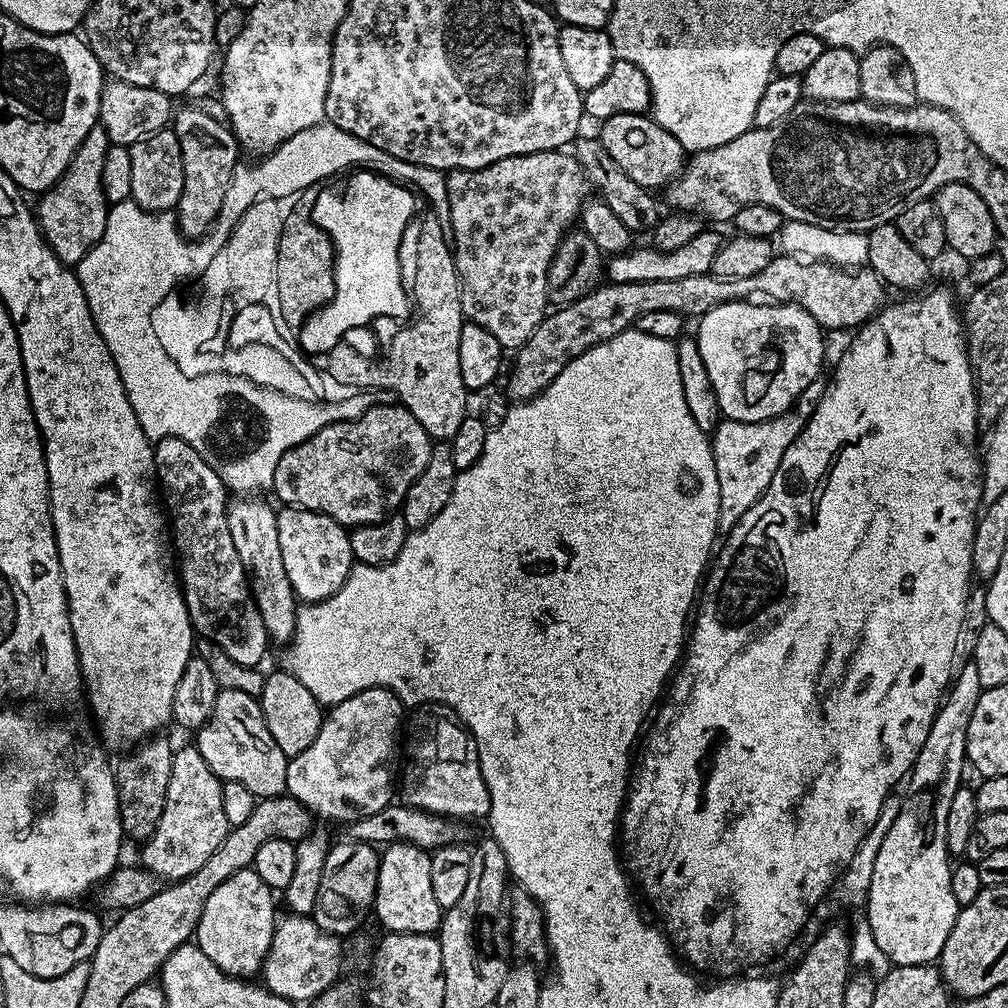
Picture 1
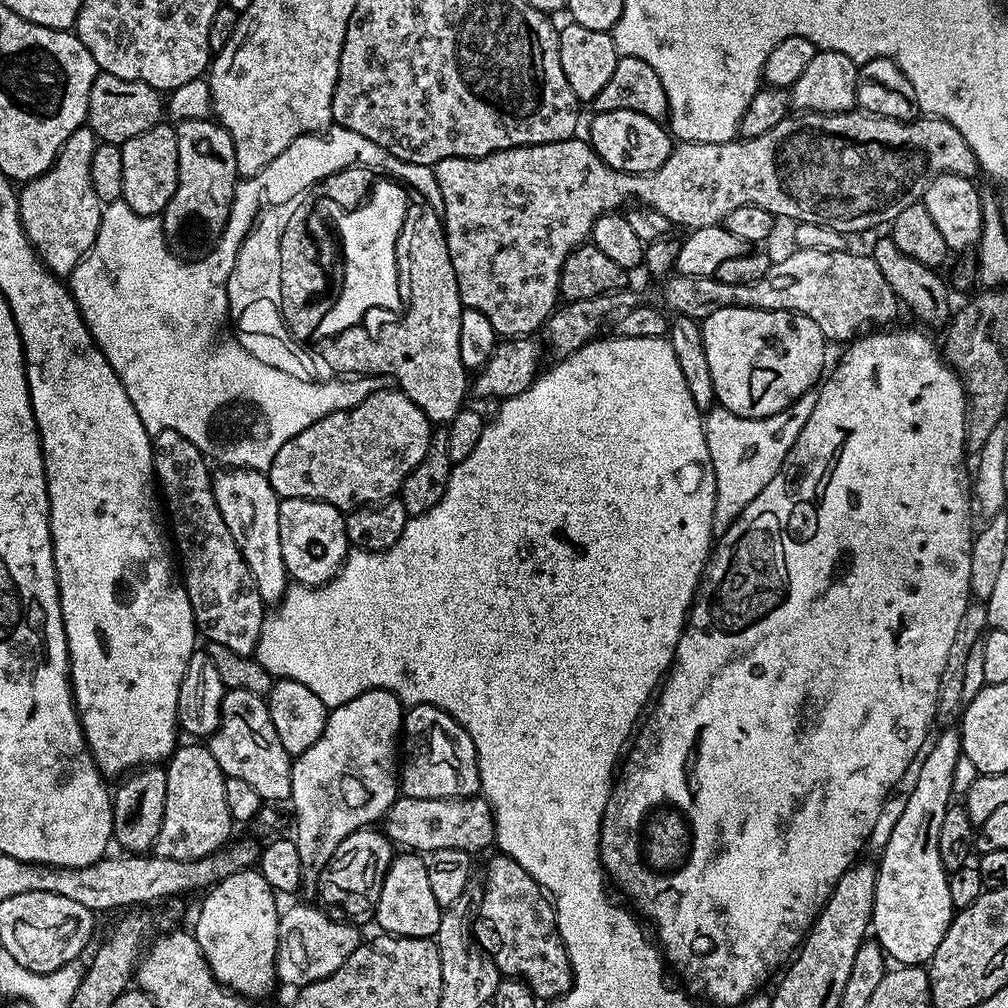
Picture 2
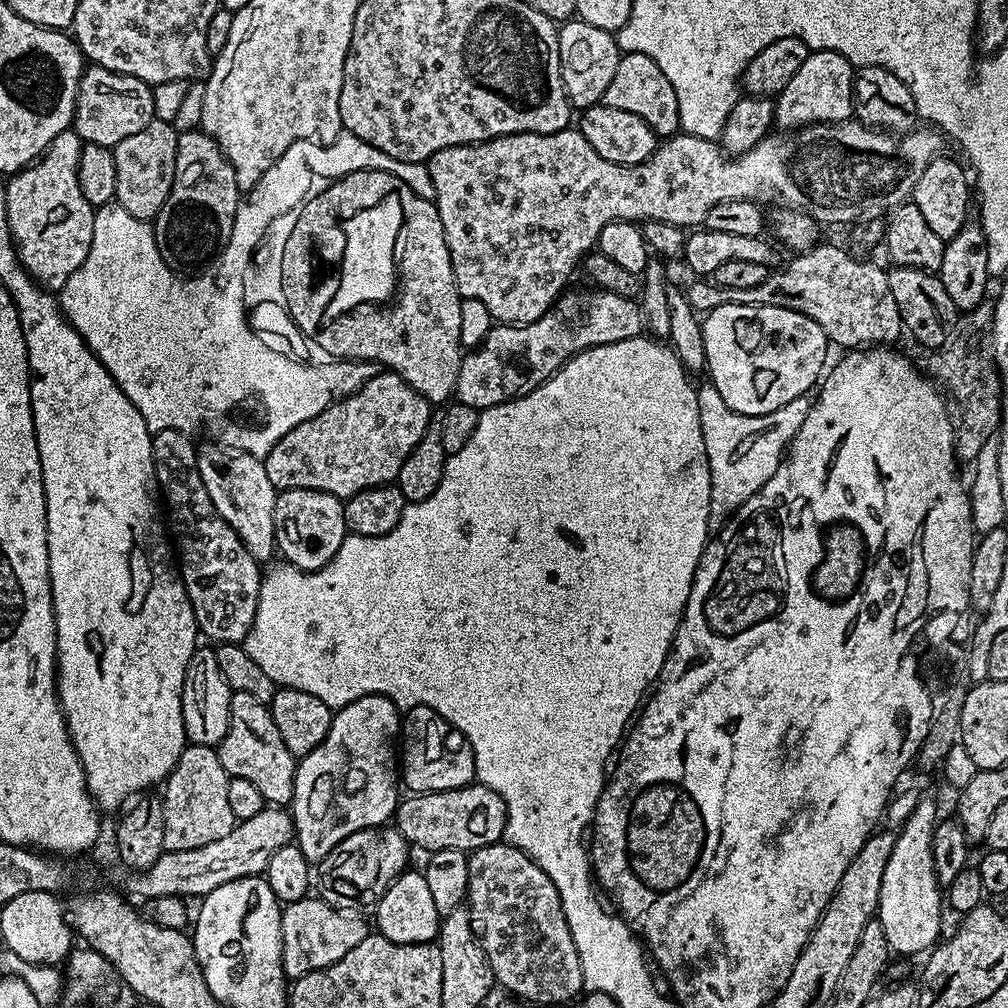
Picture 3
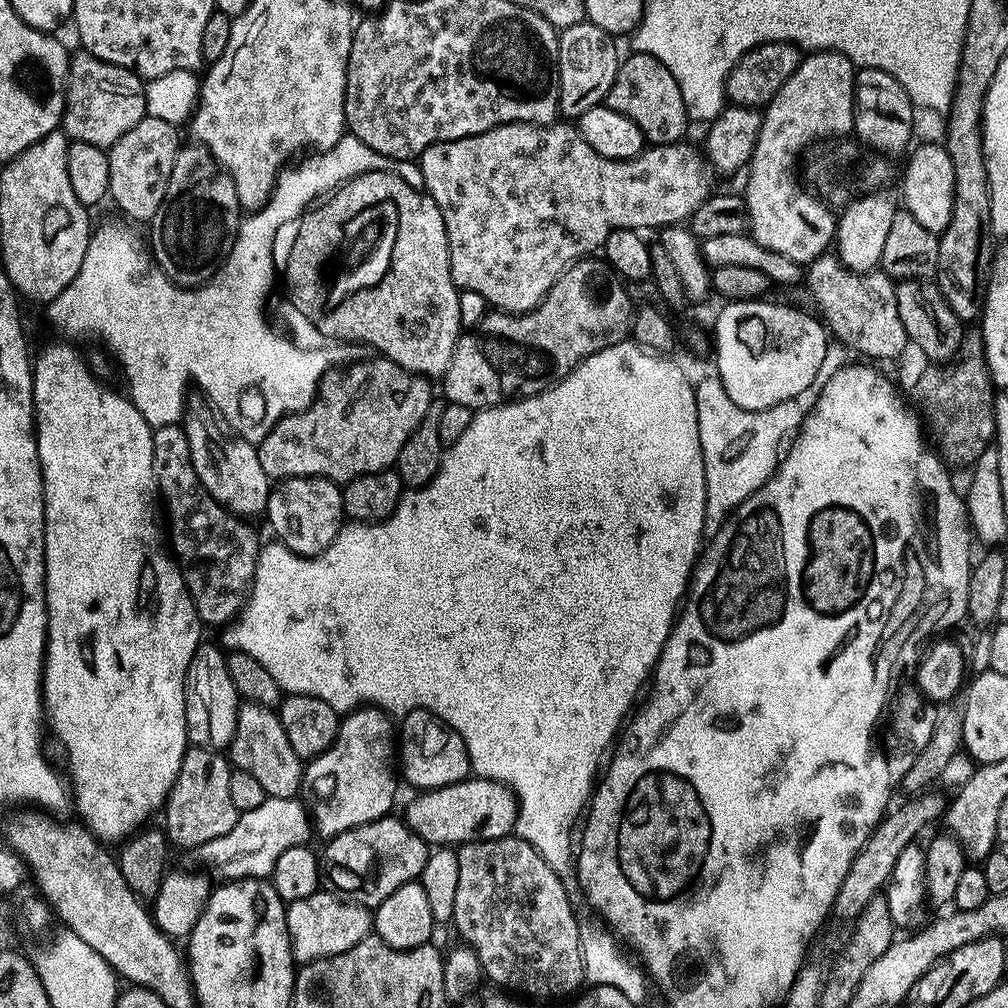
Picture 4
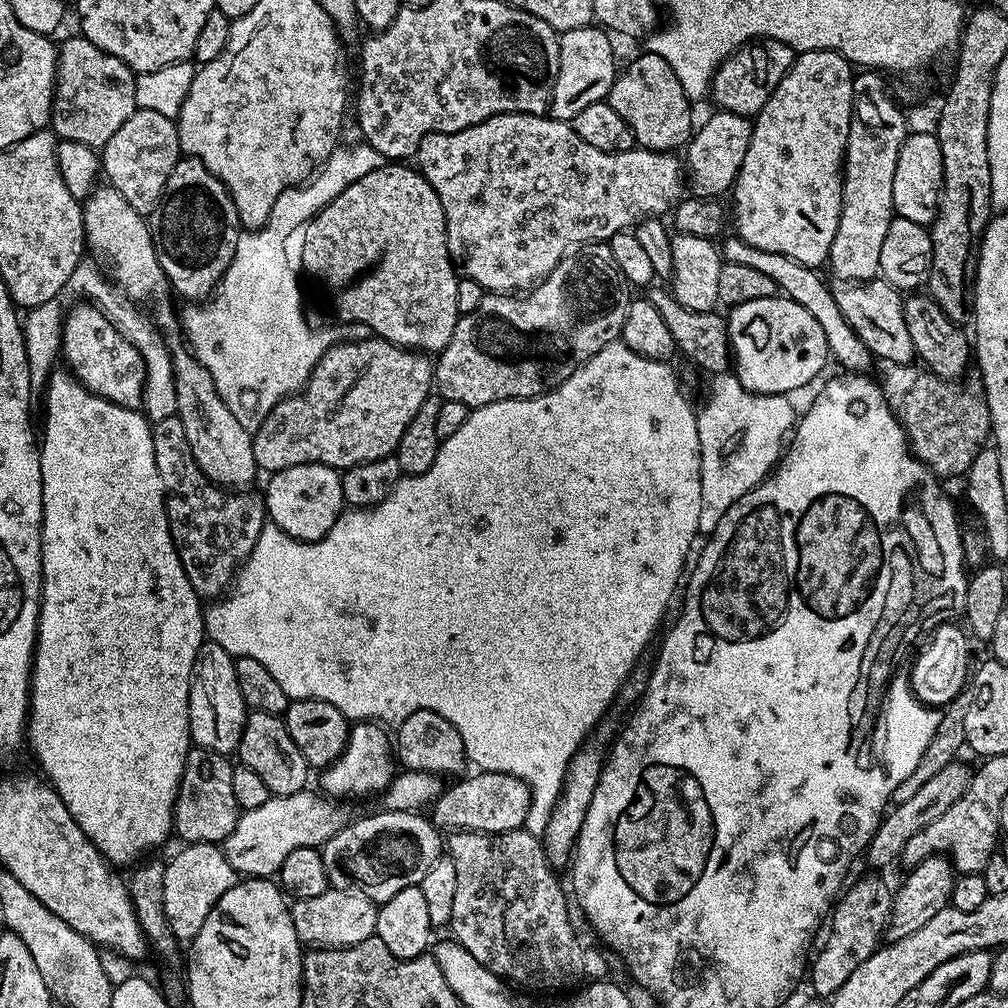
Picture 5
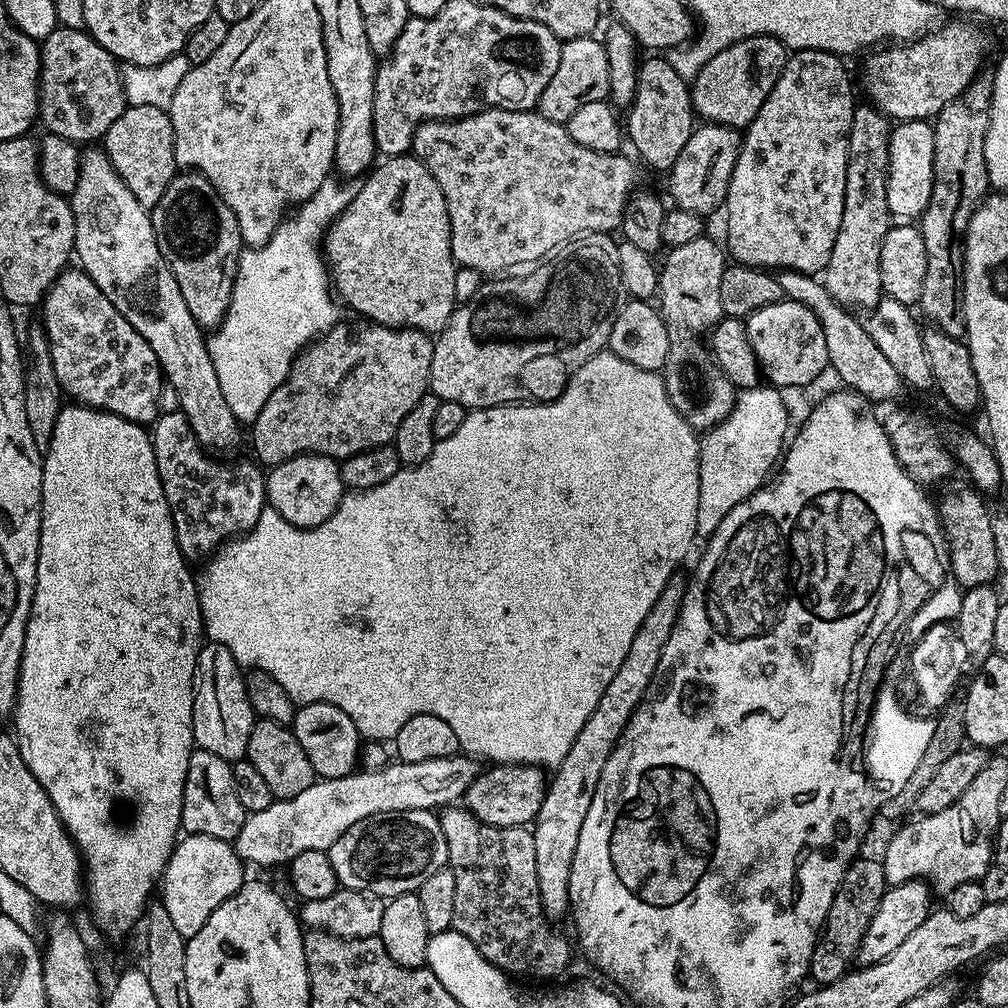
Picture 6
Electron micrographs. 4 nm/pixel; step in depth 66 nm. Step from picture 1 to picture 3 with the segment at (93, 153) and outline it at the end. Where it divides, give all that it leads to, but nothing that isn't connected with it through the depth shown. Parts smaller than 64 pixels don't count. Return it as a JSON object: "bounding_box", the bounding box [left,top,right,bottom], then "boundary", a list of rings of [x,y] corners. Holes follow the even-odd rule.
{"bounding_box":[6,130,94,290],"boundary":[[[69,130],[58,134],[39,160],[20,172],[11,173],[6,181],[6,214],[20,264],[40,287],[49,290],[61,288],[66,278],[86,262],[86,254],[90,254],[90,242],[94,238],[94,209],[90,202],[86,202],[82,186],[78,186],[78,158],[82,158],[83,145],[84,141],[77,132]]]}

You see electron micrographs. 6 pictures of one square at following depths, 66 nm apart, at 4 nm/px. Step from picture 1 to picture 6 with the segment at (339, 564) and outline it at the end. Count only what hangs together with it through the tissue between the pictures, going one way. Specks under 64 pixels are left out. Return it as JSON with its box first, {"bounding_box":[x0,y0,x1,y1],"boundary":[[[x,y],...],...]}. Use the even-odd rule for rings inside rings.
{"bounding_box":[264,456,346,528],"boundary":[[[295,456],[267,469],[264,481],[267,507],[278,510],[295,528],[313,528],[330,518],[346,495],[340,466],[330,456]]]}

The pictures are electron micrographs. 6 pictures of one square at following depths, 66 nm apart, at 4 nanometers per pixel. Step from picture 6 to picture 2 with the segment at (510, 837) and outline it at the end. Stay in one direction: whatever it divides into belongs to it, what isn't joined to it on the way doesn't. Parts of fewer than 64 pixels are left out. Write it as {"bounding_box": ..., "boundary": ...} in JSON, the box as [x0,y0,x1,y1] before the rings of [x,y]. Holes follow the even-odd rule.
{"bounding_box":[479,854,572,1001],"boundary":[[[496,854],[488,864],[488,882],[484,884],[483,899],[479,915],[490,922],[496,934],[494,962],[503,977],[518,979],[535,994],[539,1001],[560,999],[572,988],[572,967],[566,954],[564,943],[557,932],[555,907],[551,905],[540,884],[534,882],[528,871],[509,856]]]}

